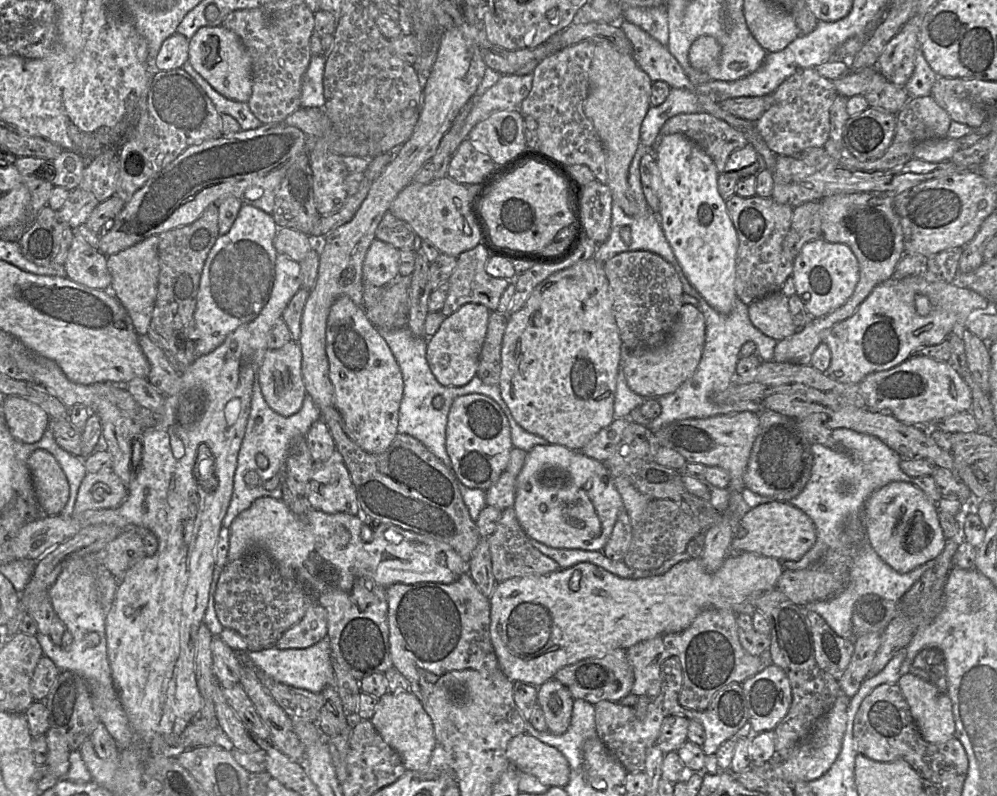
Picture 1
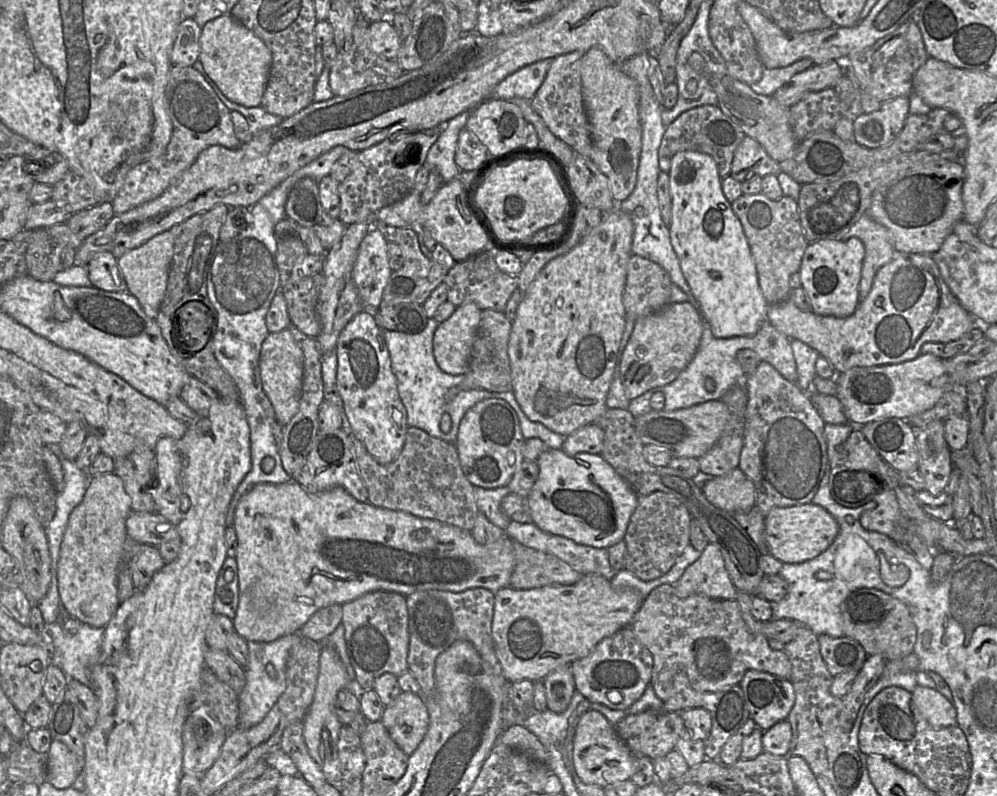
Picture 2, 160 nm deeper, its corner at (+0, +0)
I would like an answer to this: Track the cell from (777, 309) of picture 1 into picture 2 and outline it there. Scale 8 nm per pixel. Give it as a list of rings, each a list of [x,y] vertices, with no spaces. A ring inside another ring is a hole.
[[[897,253],[896,256],[886,265],[882,266],[876,273],[871,290],[867,297],[859,303],[856,311],[849,317],[837,318],[834,316],[819,315],[813,311],[803,311],[799,309],[789,299],[780,302],[769,304],[766,314],[766,320],[774,326],[779,332],[786,335],[789,339],[798,339],[814,348],[820,355],[829,360],[836,374],[844,373],[854,367],[872,367],[879,365],[897,364],[905,361],[913,360],[919,356],[921,346],[926,342],[948,343],[959,339],[963,334],[970,331],[977,325],[976,318],[966,311],[959,301],[952,294],[946,283],[944,282],[938,266],[928,254],[916,253]]]

